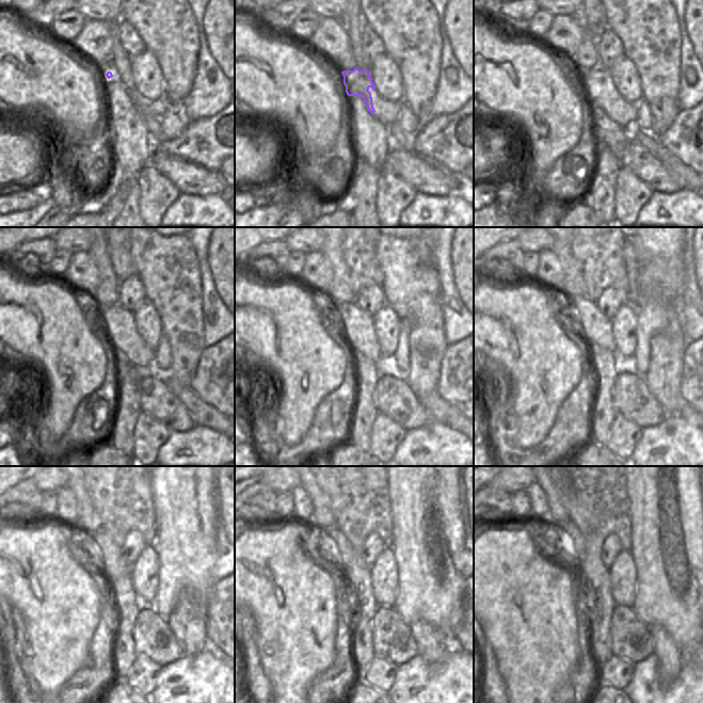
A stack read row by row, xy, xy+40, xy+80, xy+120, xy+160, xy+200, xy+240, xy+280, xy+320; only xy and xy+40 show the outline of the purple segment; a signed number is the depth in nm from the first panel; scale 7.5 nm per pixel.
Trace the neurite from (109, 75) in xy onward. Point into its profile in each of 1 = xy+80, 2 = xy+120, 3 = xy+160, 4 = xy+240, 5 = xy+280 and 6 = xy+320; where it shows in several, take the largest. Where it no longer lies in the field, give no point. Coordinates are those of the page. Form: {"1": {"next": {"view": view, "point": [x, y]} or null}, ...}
{"1": {"next": {"view": "xy+80", "point": [596, 83]}}, "2": {"next": {"view": "xy+120", "point": [117, 323]}}, "3": {"next": {"view": "xy+160", "point": [355, 323]}}, "4": {"next": {"view": "xy+240", "point": [109, 555]}}, "5": {"next": {"view": "xy+280", "point": [339, 546]}}, "6": {"next": {"view": "xy+320", "point": [573, 543]}}}

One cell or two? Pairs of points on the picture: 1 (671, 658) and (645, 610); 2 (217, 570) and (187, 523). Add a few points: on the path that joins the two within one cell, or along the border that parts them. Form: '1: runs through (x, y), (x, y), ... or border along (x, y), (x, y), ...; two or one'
1: border along (649, 624), (659, 624), (674, 639); two
2: border along (216, 540), (216, 561), (211, 569), (214, 580); two

